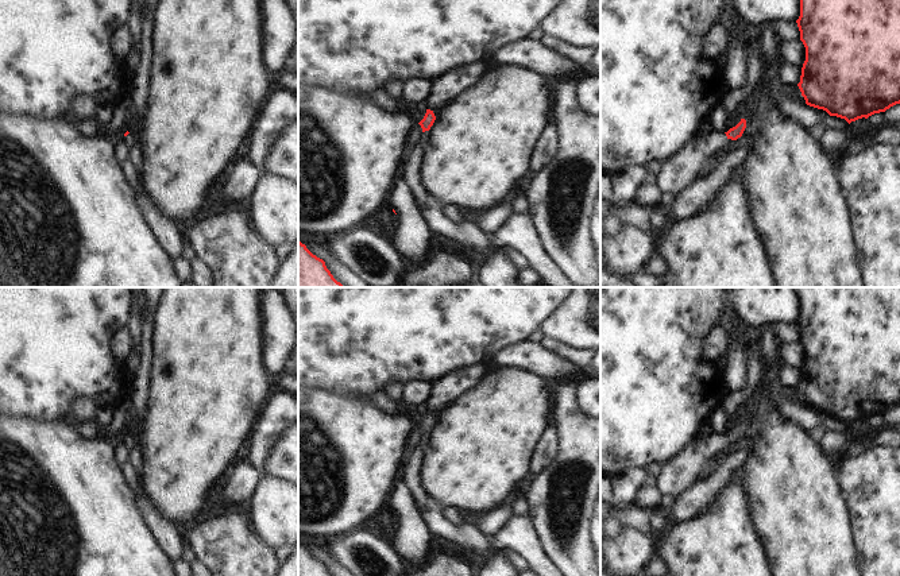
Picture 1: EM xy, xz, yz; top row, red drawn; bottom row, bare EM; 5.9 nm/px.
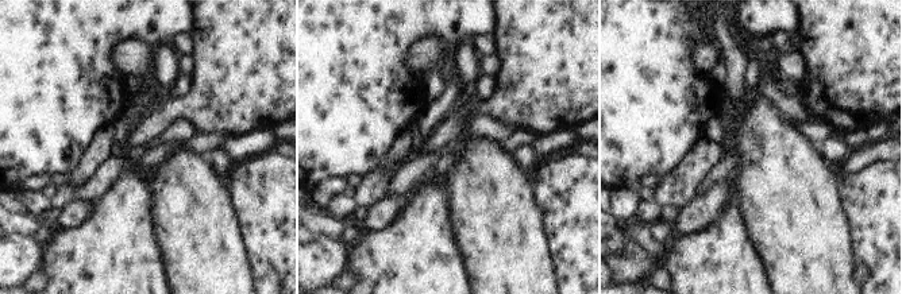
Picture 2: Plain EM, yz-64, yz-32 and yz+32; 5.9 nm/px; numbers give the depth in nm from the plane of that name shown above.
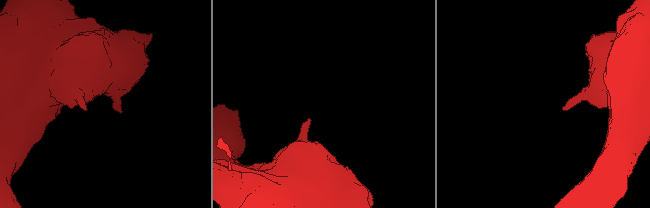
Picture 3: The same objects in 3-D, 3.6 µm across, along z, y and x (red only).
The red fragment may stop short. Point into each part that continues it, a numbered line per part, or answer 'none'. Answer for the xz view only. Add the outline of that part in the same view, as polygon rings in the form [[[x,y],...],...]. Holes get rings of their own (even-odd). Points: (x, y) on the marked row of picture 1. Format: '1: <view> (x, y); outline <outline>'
1: xz (444, 88); outline [[[476,61],[457,66],[430,81],[429,97],[425,100],[428,109],[451,103],[460,92],[478,82],[491,67],[488,61]]]

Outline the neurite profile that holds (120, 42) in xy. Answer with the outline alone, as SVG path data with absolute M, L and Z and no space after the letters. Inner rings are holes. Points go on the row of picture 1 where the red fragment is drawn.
M125 24L113 32L111 45L117 59L125 61L130 57L131 36Z

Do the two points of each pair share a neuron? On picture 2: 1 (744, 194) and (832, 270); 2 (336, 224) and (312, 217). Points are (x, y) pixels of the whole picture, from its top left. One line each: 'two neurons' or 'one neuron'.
1: one neuron
2: one neuron

